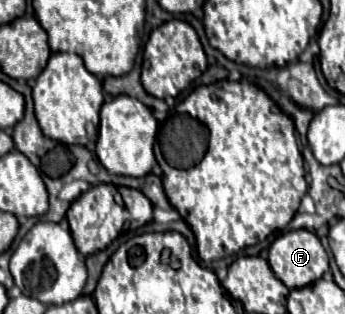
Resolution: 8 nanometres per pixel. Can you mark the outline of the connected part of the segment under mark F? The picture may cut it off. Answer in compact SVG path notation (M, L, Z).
M295 229L295 231L287 231L279 239L275 239L275 243L269 247L269 265L285 287L295 289L295 287L305 287L305 285L321 279L329 271L329 257L327 257L327 251L323 249L319 237L313 231Z

